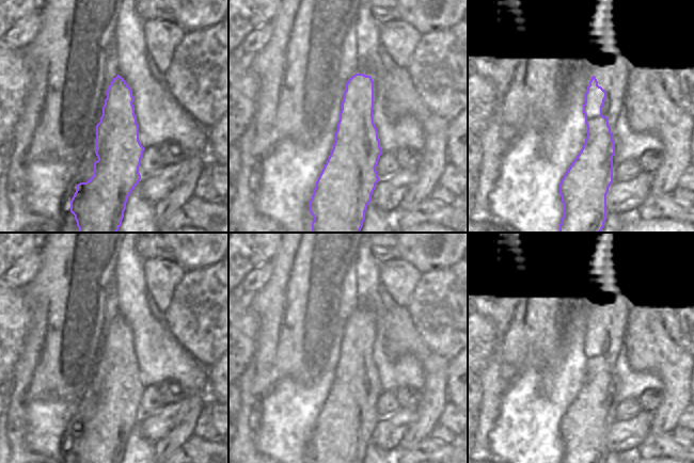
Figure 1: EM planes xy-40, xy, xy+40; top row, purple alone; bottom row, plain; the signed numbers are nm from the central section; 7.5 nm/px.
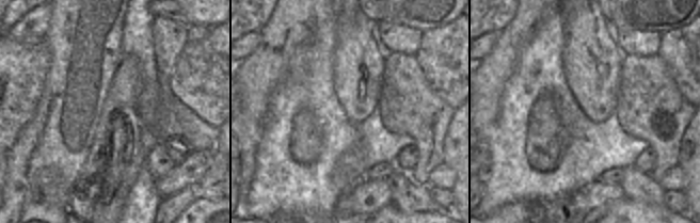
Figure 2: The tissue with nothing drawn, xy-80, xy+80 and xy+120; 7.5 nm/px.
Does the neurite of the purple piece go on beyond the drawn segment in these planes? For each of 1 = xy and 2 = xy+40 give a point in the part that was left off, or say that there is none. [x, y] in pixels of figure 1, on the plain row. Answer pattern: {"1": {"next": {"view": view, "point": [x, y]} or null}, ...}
{"1": {"next": {"view": "xy", "point": [359, 308]}}, "2": {"next": {"view": "xy+40", "point": [602, 302]}}}

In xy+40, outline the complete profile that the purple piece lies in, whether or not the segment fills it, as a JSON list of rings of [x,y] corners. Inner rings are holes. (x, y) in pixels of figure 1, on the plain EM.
[[[609,276],[599,281],[585,303],[585,341],[583,352],[587,365],[585,382],[559,422],[564,444],[561,463],[604,463],[606,459],[606,433],[613,421],[613,395],[615,382],[608,354],[621,348],[621,303]]]

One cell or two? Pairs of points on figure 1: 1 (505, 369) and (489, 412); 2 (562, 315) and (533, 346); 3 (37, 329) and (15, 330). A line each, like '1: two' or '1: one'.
1: one
2: one
3: two

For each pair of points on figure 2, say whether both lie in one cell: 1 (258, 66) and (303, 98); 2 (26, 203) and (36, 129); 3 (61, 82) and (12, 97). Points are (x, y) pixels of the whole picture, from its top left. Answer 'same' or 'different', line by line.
1: different
2: same
3: different

